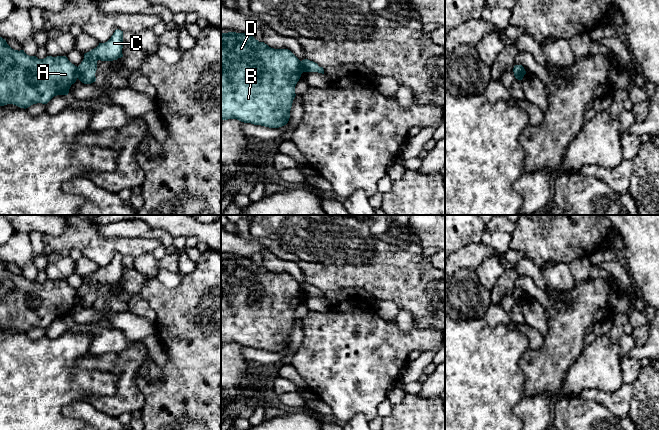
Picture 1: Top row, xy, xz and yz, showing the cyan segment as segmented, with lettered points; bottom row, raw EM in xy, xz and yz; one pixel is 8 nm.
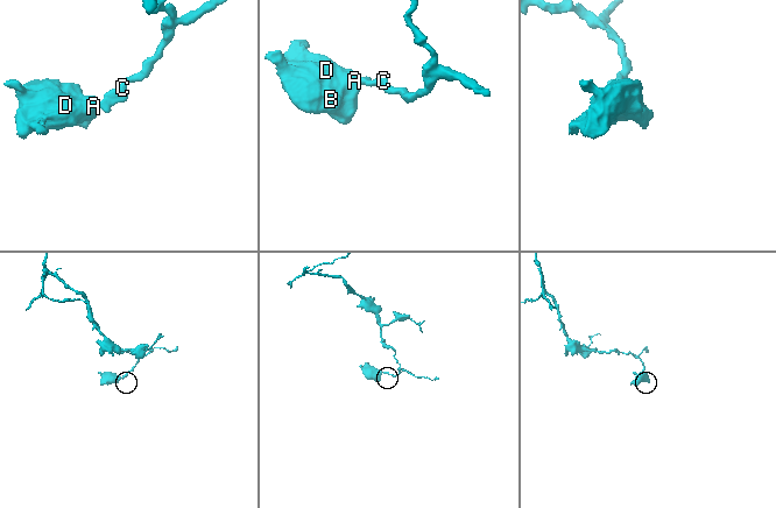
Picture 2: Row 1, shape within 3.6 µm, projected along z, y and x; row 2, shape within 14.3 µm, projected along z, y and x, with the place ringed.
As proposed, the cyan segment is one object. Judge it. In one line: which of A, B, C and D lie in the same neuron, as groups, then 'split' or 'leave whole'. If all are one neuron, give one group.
A B D / C | split

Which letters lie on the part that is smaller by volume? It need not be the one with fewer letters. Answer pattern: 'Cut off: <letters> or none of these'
Cut off: A, B, D

